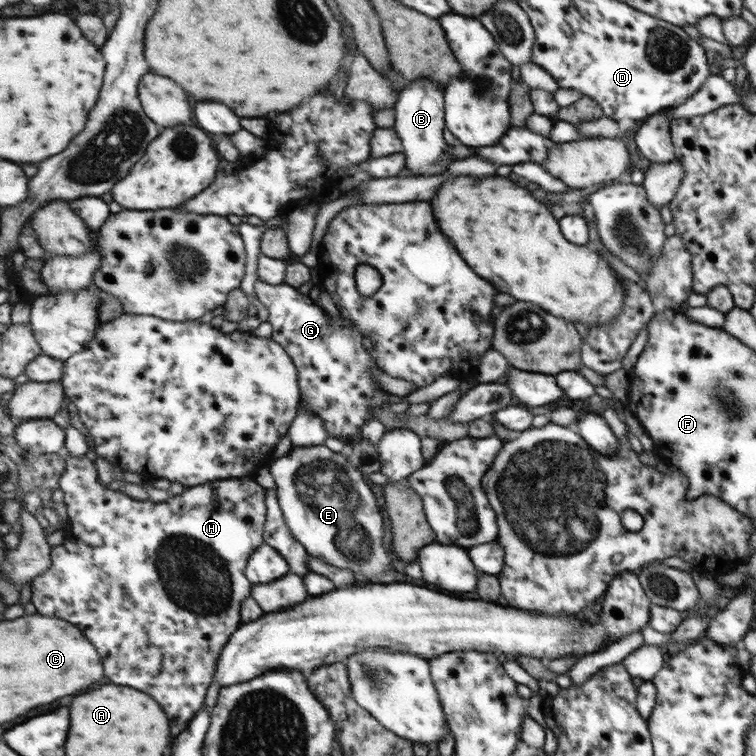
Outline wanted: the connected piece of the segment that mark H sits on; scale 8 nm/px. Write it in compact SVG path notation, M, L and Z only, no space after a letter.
M64 448L63 451L66 460L66 471L65 474L62 474L60 483L61 490L64 493L63 502L65 503L67 508L67 515L70 516L71 520L71 532L73 532L73 536L77 538L79 546L83 546L83 548L85 548L85 546L89 546L89 548L93 548L93 550L97 550L97 548L99 548L99 556L103 556L101 552L103 552L103 550L107 550L107 554L103 556L103 562L105 562L105 564L109 564L109 566L113 566L113 568L83 568L83 570L79 570L79 572L77 572L79 576L67 576L67 580L65 580L65 582L67 582L67 584L71 584L71 586L75 584L75 586L79 586L79 588L81 588L81 586L87 586L87 590L89 590L89 592L87 592L87 590L85 590L85 592L61 592L61 590L59 590L59 586L57 586L57 568L55 568L55 564L53 564L51 568L47 569L47 572L45 572L45 574L41 574L37 576L37 578L34 578L32 580L32 604L35 606L37 612L41 614L57 616L59 618L64 618L65 620L72 622L75 626L78 626L77 628L79 628L79 630L81 630L81 632L83 632L85 636L88 636L91 639L93 641L93 644L100 650L101 656L104 659L106 677L110 680L111 683L123 686L127 685L136 688L137 690L145 691L147 694L150 694L153 696L153 698L157 699L157 702L161 704L161 707L164 707L164 713L166 714L166 717L169 718L170 730L174 734L172 736L172 738L174 739L175 735L179 734L181 730L183 730L187 726L188 722L191 721L192 716L197 712L197 710L200 709L200 706L203 704L204 697L208 692L208 686L211 685L213 681L213 673L215 672L215 663L217 657L219 656L221 650L224 649L225 643L228 642L229 636L231 636L231 634L233 634L233 632L237 630L238 626L242 624L242 622L240 621L240 608L244 598L250 596L251 586L253 585L248 581L248 578L245 578L244 568L248 562L249 556L251 556L253 552L253 549L256 549L259 545L264 544L263 528L264 522L267 520L267 505L264 502L264 488L261 487L260 484L257 483L252 477L239 479L221 479L217 481L207 481L204 482L204 484L198 486L185 487L180 496L170 495L170 498L163 502L139 501L134 500L133 498L131 498L131 496L127 496L127 494L124 494L122 490L113 492L113 490L109 490L109 488L103 486L103 484L101 484L102 482L99 476L98 468L96 467L94 460L91 460L91 458L87 458L87 456L73 456L68 452L67 448Z

